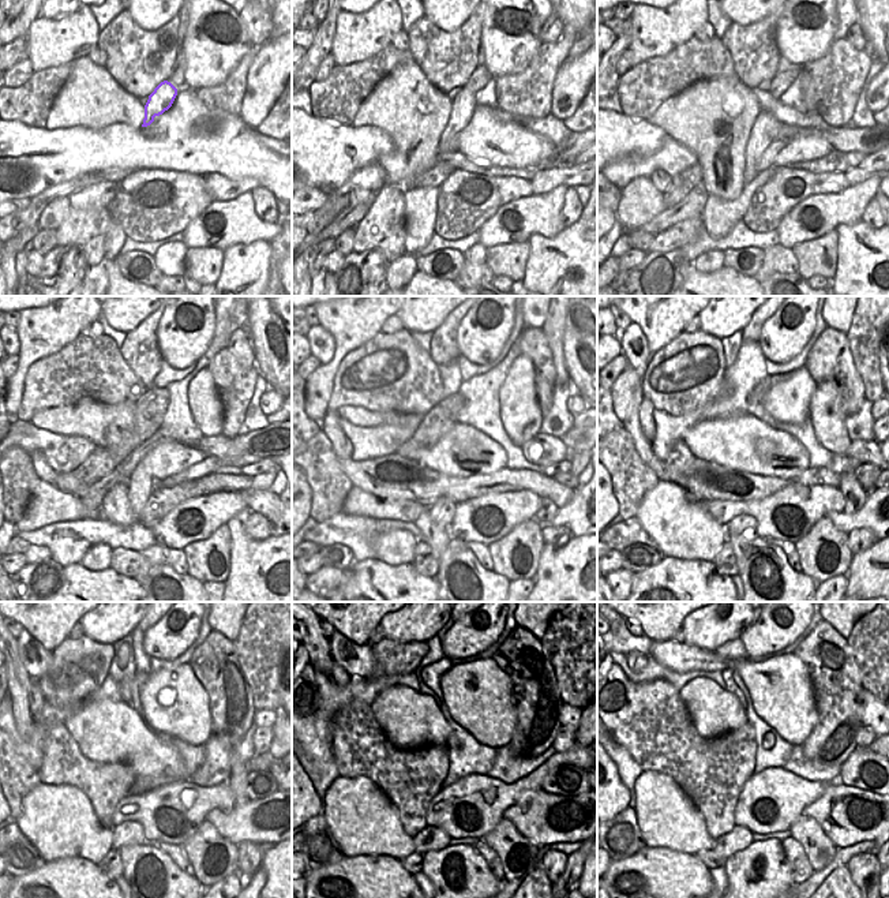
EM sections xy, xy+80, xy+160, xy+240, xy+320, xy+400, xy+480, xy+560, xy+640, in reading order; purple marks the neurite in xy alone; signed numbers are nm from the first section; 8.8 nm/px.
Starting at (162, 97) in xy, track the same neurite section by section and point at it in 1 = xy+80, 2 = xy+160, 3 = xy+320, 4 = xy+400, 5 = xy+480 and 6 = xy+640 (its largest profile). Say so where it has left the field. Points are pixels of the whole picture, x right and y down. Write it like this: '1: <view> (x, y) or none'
1: xy+80 (464, 103)
2: xy+160 (750, 160)
3: xy+320 (442, 512)
4: xy+400 (743, 524)
5: xy+480 (130, 833)
6: xy+640 (739, 838)

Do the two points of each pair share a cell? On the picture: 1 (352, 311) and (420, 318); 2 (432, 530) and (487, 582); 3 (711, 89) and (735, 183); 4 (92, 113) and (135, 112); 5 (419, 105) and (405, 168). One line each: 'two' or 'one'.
1: two
2: one
3: one
4: one
5: one

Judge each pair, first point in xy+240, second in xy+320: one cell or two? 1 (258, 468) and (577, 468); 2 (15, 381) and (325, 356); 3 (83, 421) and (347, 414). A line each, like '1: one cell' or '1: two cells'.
1: two cells
2: two cells
3: one cell

